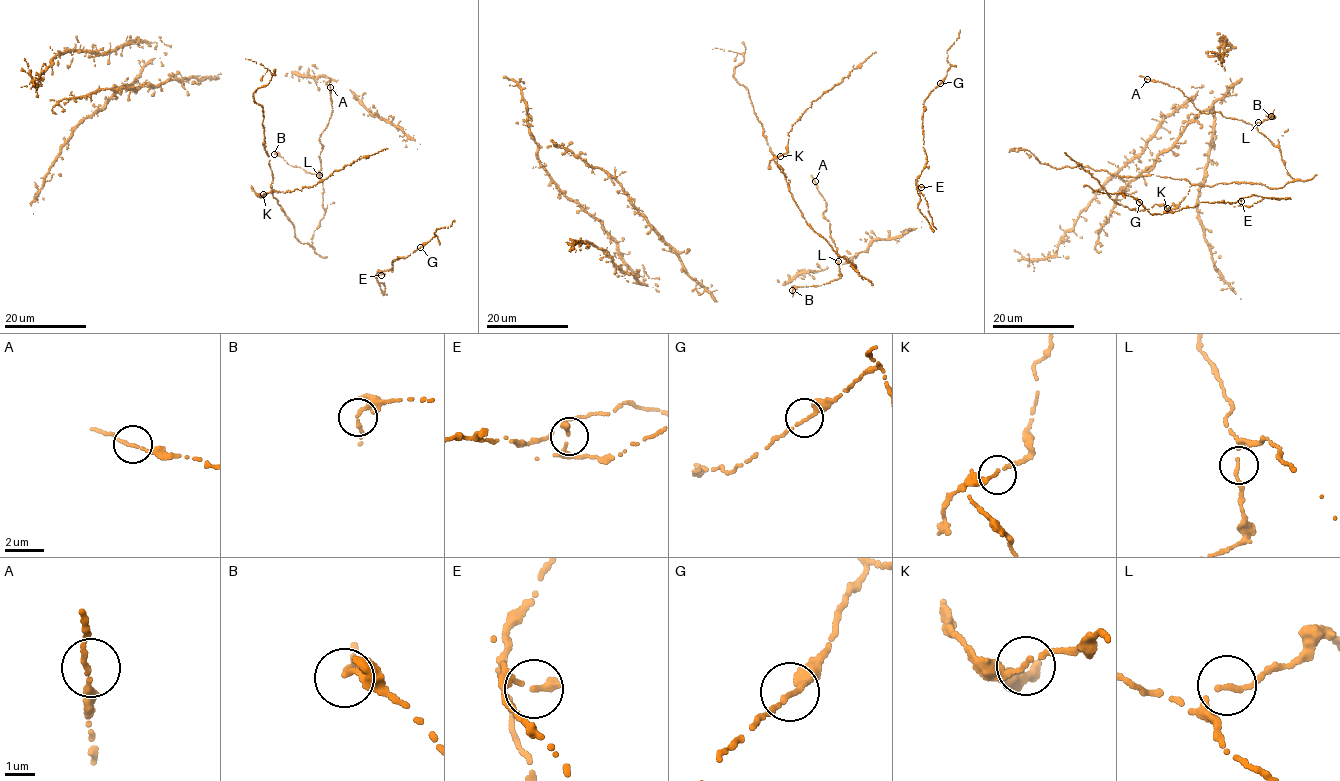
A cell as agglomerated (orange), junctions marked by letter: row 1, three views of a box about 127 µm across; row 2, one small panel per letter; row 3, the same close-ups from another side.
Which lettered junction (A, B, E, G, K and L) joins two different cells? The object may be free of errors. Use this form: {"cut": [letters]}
{"cut": ["K"]}

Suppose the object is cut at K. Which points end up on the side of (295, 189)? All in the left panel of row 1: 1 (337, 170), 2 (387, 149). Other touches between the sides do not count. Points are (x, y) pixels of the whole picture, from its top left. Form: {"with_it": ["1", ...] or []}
{"with_it": ["1", "2"]}

